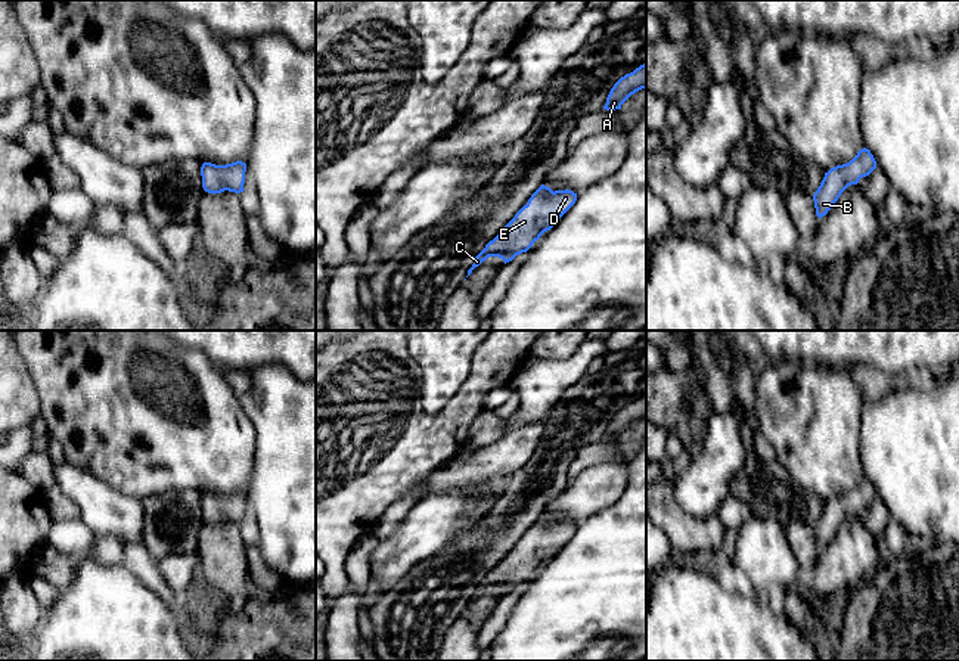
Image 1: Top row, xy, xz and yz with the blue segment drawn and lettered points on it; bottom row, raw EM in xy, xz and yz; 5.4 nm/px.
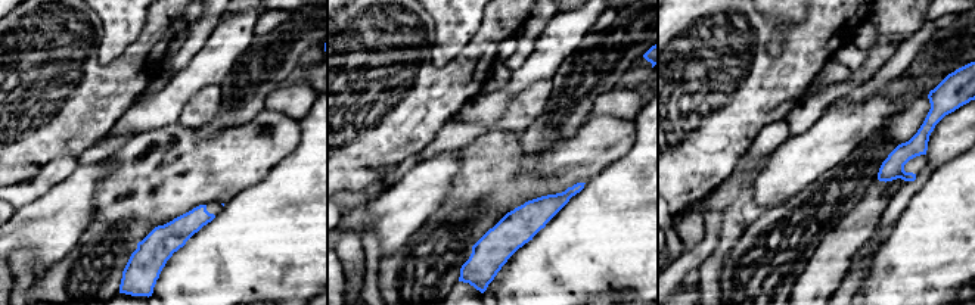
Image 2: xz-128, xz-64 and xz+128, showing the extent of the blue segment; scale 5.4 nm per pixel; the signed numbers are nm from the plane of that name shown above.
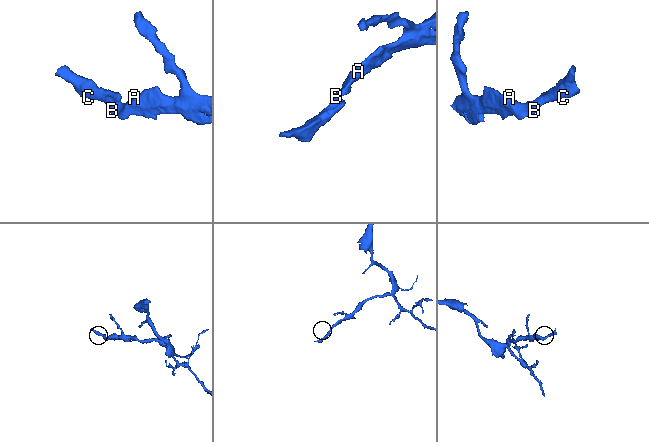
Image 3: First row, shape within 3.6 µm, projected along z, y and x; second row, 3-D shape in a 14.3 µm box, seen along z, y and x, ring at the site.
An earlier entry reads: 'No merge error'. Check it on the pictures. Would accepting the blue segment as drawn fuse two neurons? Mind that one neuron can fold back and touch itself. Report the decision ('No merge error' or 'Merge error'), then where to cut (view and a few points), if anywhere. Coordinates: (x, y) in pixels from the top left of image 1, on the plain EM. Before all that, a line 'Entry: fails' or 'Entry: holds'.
Entry: holds
No merge error. No split

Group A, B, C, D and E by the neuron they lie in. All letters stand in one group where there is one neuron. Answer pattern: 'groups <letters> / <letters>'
groups A B C D E

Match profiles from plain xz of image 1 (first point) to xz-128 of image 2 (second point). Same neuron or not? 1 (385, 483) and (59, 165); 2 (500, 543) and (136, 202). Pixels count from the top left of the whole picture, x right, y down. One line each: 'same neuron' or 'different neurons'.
1: different neurons
2: different neurons

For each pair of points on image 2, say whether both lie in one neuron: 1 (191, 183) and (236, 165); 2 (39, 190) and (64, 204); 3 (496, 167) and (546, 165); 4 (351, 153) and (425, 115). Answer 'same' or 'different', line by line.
1: same
2: different
3: same
4: same

